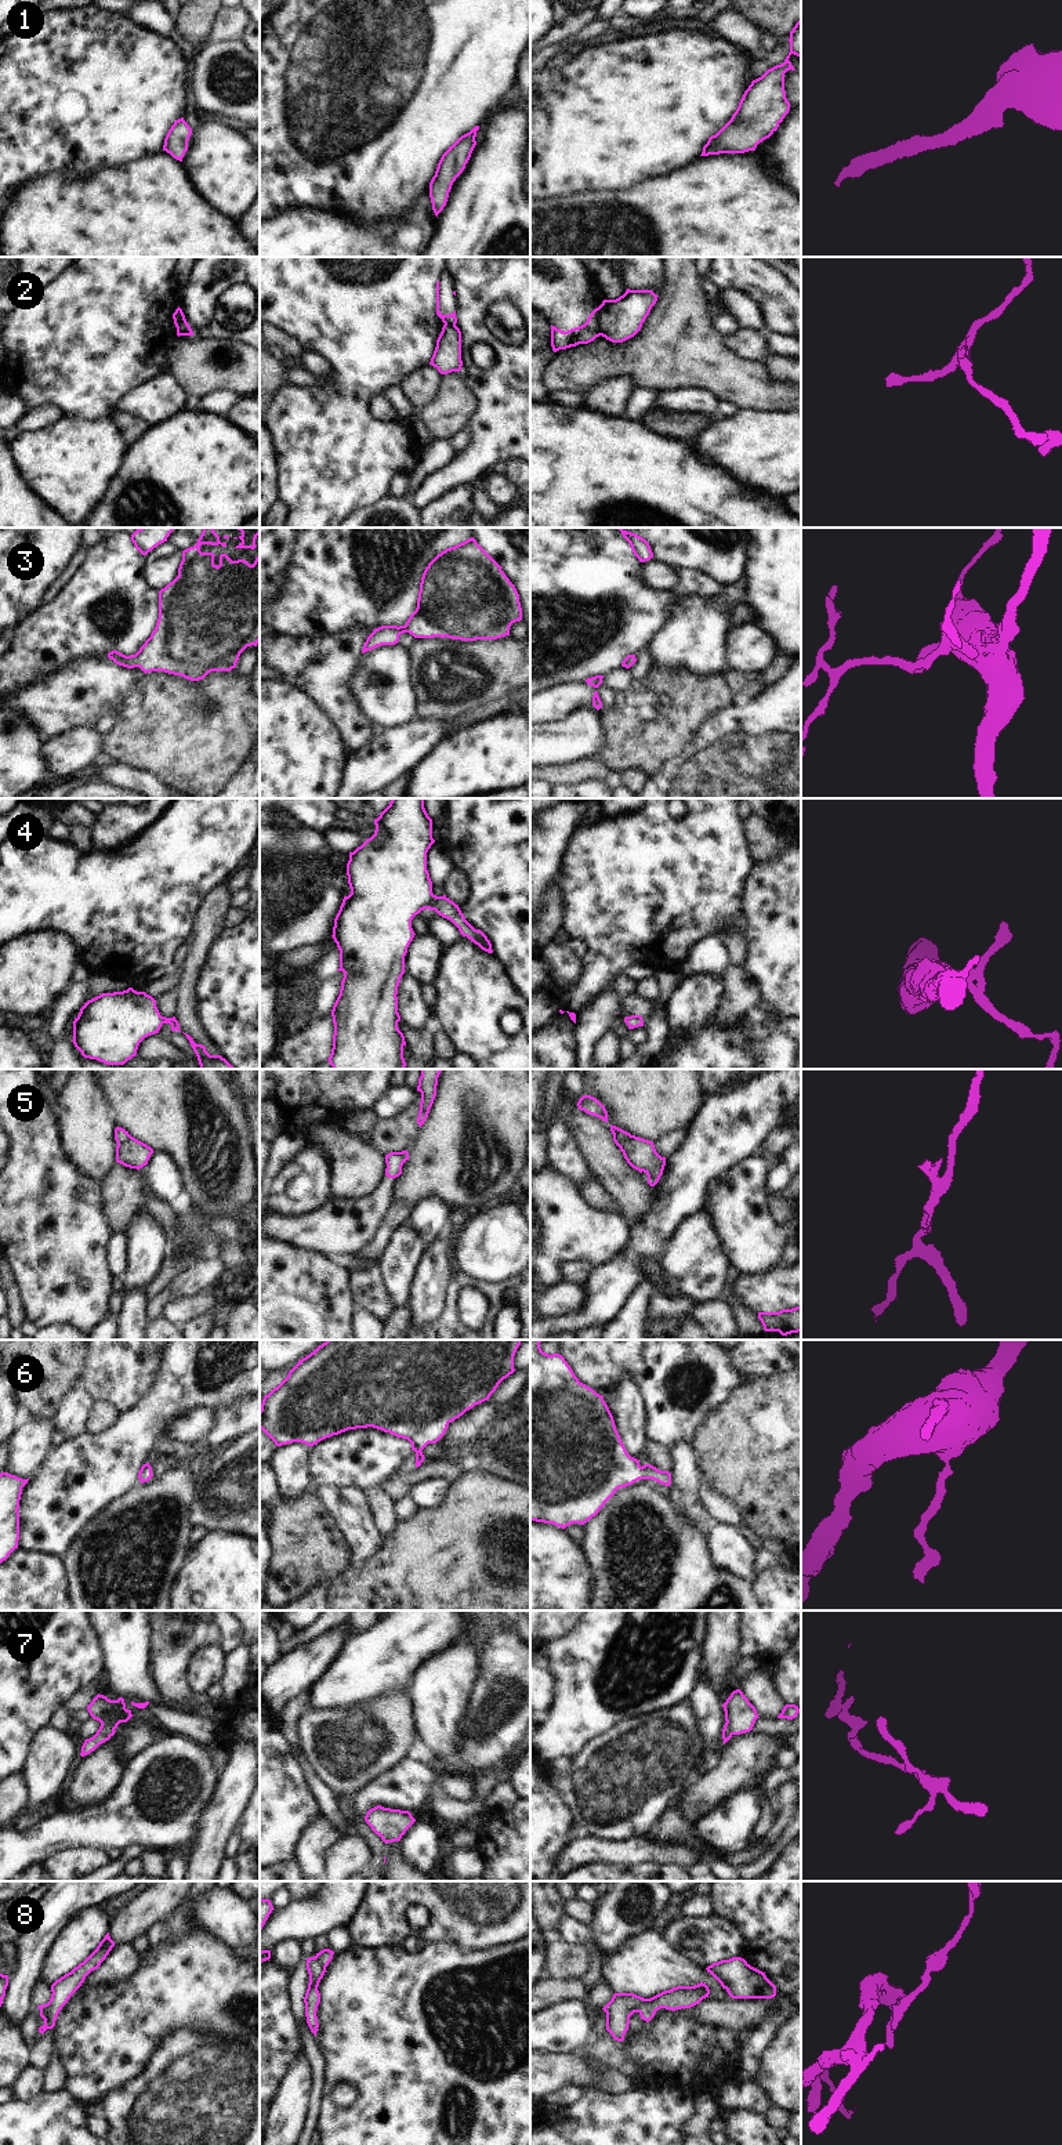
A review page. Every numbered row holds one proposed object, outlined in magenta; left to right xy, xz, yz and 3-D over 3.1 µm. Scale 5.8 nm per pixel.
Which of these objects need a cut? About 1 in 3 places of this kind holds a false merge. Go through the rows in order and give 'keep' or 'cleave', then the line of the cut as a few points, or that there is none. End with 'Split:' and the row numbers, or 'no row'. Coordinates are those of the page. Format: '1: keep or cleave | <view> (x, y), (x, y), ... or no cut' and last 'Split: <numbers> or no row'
1: keep | no cut
2: cleave | yz (597, 308), (597, 325), (601, 334)
3: keep | no cut
4: keep | no cut
5: cleave | yz (613, 1134), (620, 1137), (631, 1136)
6: keep | no cut
7: keep | no cut
8: cleave | xy (46, 2004), (46, 2025), (49, 2028)
Split: 2, 5, 8

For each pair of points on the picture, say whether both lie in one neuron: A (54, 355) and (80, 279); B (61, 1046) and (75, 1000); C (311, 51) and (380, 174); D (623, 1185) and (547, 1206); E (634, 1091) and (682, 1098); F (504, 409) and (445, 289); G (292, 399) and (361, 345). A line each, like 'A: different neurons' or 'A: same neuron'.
A: same neuron
B: same neuron
C: same neuron
D: different neurons
E: same neuron
F: different neurons
G: same neuron

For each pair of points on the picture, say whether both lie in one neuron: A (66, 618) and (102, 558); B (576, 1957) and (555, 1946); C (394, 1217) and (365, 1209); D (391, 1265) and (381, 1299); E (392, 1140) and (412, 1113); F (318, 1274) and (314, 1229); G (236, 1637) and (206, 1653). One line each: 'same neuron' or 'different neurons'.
A: same neuron
B: same neuron
C: different neurons
D: different neurons
E: same neuron
F: different neurons
G: different neurons

